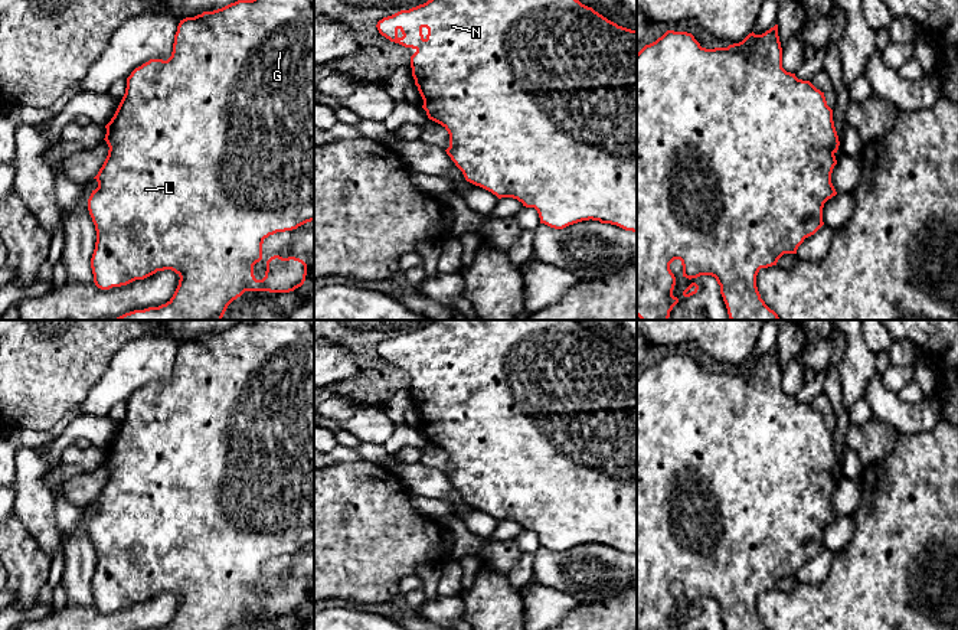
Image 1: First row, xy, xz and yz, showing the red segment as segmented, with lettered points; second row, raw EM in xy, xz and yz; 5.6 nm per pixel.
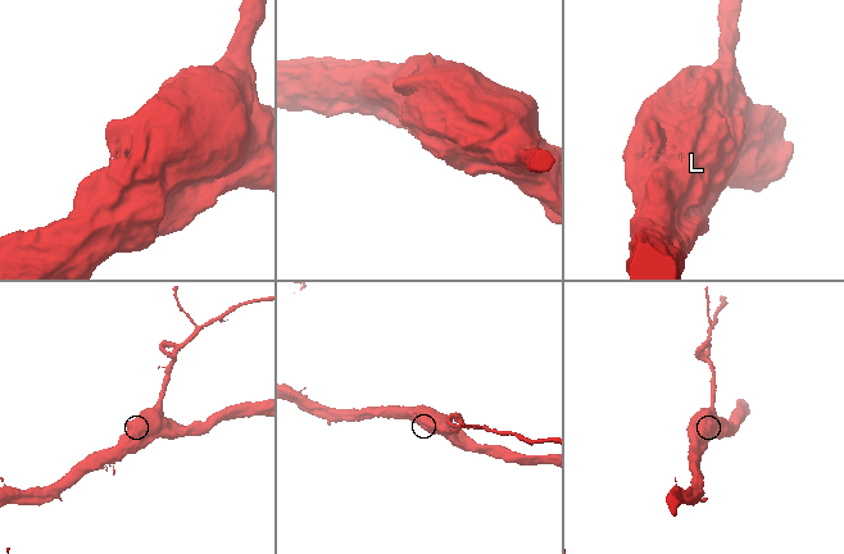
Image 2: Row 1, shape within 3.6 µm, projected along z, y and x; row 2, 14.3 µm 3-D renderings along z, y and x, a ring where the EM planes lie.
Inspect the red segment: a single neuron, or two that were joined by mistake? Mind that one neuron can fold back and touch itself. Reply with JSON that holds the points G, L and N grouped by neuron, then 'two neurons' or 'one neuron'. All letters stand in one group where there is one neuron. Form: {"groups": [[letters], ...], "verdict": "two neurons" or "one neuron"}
{"groups": [["G", "L", "N"]], "verdict": "one neuron"}

